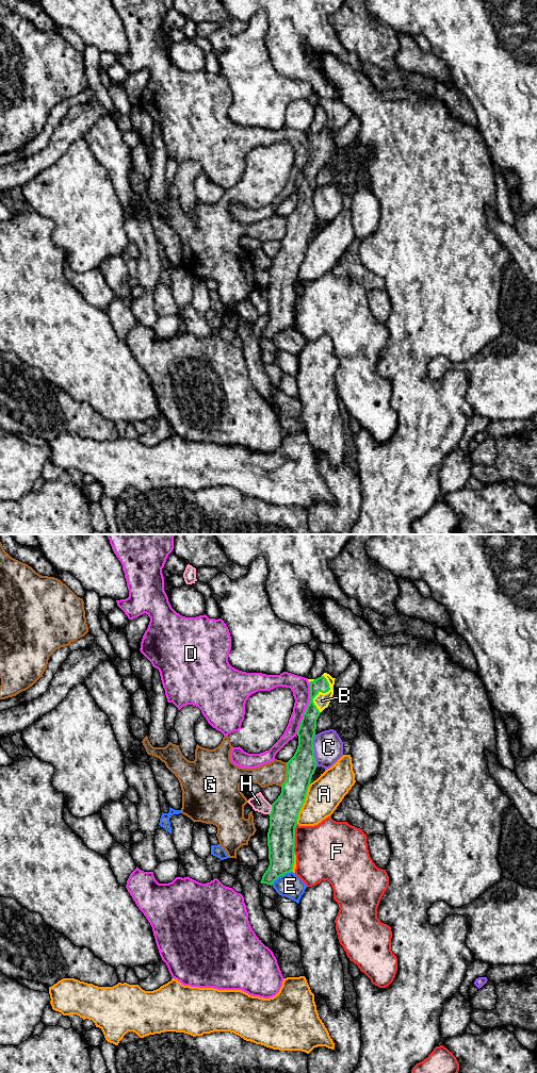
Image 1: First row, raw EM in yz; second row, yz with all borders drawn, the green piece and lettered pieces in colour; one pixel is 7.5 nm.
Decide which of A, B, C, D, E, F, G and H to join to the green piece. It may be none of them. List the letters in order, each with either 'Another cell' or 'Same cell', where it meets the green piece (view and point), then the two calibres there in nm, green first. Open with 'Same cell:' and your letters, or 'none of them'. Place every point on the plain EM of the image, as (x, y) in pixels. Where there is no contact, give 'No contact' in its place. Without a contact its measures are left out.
Same cell: B
A: Another cell. Touches green at yz (303, 259). Thickness 220 nm (green) against 260 nm
B: Same cell. Touches green at yz (321, 146). Thickness 110 nm (green) against 120 nm
C: Another cell. Touches green at yz (313, 205). Thickness 200 nm (green) against 220 nm
D: Another cell. Touches green at yz (306, 163). Thickness 140 nm (green) against 150 nm
E: Another cell. Touches green at yz (280, 330). Thickness 200 nm (green) against 180 nm
F: Another cell. Touches green at yz (294, 293). Thickness 220 nm (green) against 440 nm
G: Another cell. Touches green at yz (286, 229). Thickness 200 nm (green) against 180 nm
H: Another cell. Touches green at yz (272, 265). Thickness 220 nm (green) against 120 nm

